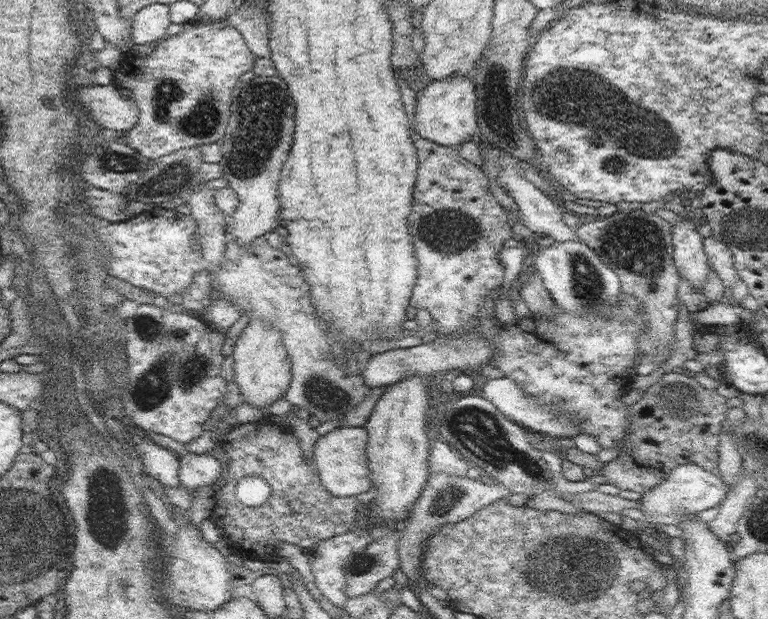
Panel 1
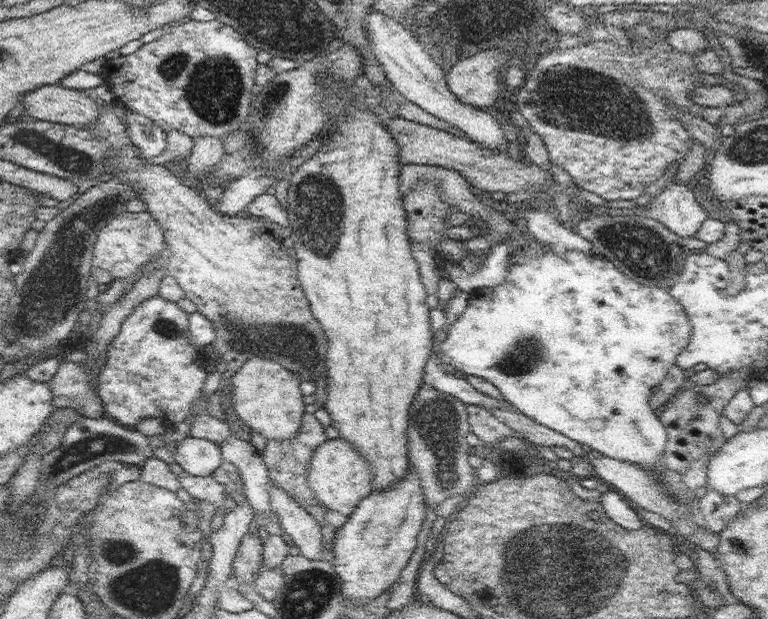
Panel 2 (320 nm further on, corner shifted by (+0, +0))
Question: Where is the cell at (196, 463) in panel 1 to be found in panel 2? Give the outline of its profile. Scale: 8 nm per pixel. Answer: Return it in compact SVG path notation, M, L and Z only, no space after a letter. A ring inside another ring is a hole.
M190 436L180 437L180 445L176 447L176 452L174 452L173 457L176 462L177 470L193 474L194 476L212 475L224 461L221 455L221 447L215 442Z

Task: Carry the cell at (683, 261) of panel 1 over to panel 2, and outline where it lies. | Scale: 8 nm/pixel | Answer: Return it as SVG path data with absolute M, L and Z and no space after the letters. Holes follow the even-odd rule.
M677 177L654 197L647 209L666 228L682 238L696 237L698 229L708 218L707 211L696 202L694 193Z

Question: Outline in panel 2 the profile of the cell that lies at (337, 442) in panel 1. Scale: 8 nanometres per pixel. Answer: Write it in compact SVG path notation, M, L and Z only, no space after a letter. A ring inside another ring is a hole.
M342 437L328 439L314 450L310 459L308 476L309 487L315 492L325 508L337 510L350 516L360 500L373 492L373 472L363 454Z

